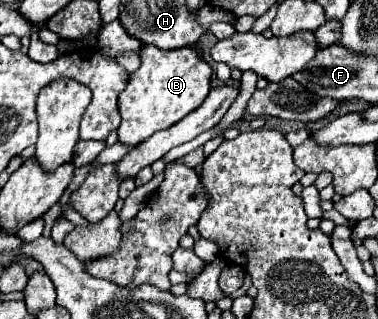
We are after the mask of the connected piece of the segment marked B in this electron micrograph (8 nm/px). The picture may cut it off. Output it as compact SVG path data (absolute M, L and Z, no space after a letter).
M142 45L142 65L130 73L126 89L118 97L122 123L118 127L118 141L124 145L138 145L152 133L168 129L178 123L186 113L198 109L210 91L212 67L200 57L196 47L180 47L162 51L154 45Z

